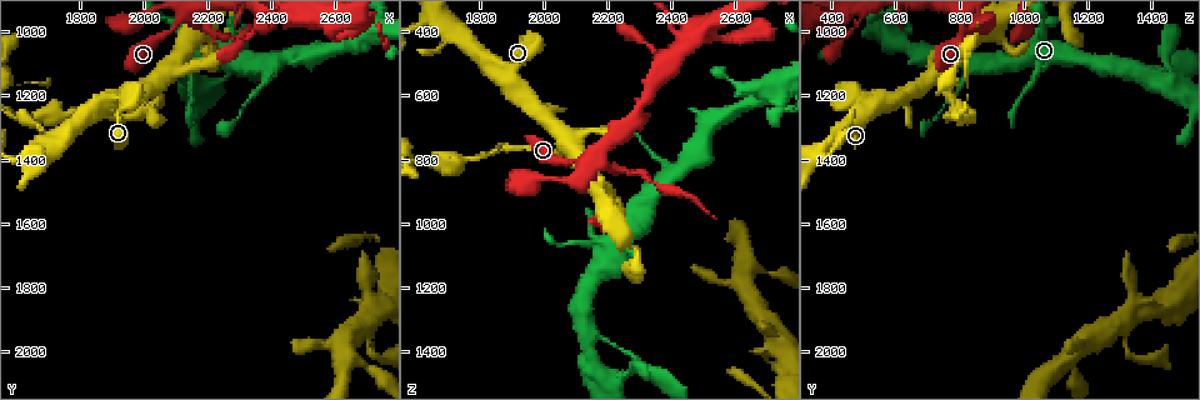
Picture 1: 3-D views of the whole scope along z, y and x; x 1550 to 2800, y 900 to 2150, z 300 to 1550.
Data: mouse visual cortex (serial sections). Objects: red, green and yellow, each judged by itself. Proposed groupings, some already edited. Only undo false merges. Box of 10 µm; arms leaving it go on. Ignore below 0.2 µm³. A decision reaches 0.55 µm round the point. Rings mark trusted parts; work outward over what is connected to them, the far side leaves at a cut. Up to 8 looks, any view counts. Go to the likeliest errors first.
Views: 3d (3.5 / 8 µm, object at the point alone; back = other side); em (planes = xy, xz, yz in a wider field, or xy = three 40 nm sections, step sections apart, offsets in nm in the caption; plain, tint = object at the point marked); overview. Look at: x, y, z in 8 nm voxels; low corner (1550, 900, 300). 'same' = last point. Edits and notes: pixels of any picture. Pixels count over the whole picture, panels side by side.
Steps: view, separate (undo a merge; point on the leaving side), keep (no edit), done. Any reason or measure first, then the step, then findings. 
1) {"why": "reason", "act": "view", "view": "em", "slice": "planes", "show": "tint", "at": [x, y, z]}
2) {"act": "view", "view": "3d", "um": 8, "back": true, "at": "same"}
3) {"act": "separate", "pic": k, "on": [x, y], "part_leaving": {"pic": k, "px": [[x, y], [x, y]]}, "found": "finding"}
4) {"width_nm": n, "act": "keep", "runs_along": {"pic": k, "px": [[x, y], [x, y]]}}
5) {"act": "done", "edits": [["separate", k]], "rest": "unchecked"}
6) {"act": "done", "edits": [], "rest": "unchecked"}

{"why": "four arms meet", "act": "view", "view": "em", "slice": "xy", "step": 2, "show": "tint", "at": [2190, 1170, 1470]}

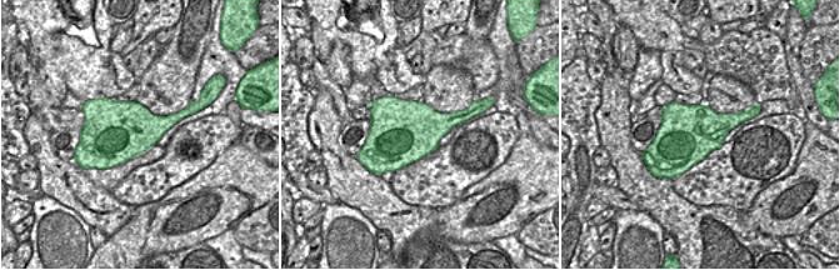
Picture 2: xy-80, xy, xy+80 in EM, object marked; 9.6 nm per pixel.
{"act": "view", "view": "3d", "um": 3.5, "at": "same"}

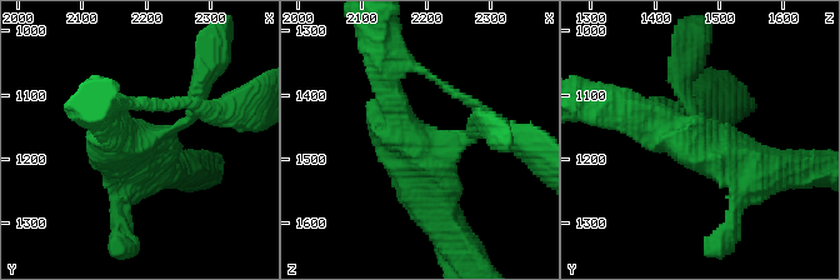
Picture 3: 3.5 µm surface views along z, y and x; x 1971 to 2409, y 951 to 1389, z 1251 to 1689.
{"arms": 4, "arm_widths_nm": [150, 300, 350, 350], "act": "keep", "runs_along": {"pic": 3, "px": [[380, 78], [423, 148], [476, 129]]}, "found": "one cell here"}

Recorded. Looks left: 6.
{"why": "abrupt turn", "act": "view", "view": "3d", "um": 3.5, "at": [1890, 1210, 550]}

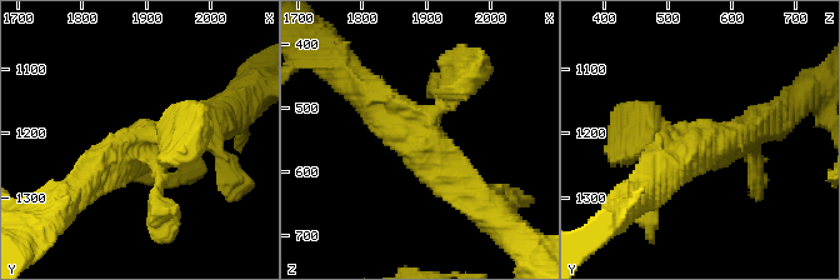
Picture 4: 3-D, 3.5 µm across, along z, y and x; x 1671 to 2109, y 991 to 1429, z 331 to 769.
{"act": "view", "view": "em", "slice": "xy", "step": 3, "show": "tint", "at": [1890, 1220, 550]}

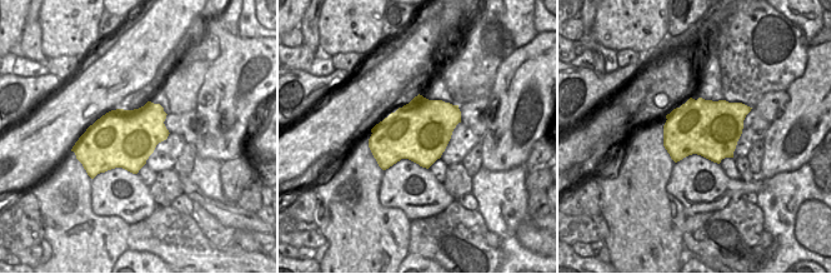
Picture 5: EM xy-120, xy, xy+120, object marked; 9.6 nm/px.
{"act": "keep", "runs_along": {"pic": 4, "px": [[653, 196], [679, 150], [759, 124]]}, "found": "continuous, no second cell"}

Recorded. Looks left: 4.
{"why": "arms part here", "act": "view", "view": "3d", "um": 3.5, "at": [2070, 1130, 730]}

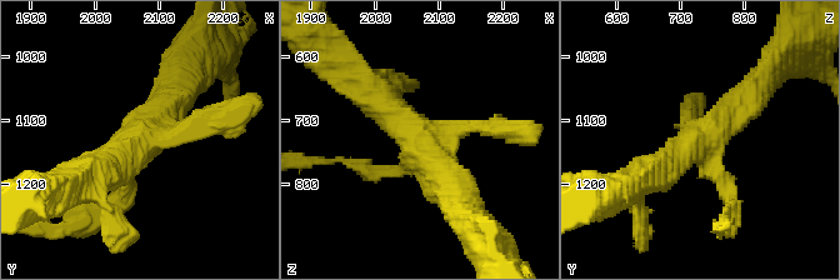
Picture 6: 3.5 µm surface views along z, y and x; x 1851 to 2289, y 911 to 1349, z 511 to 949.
{"why": "shape alone is not enough", "act": "view", "view": "em", "slice": "xy", "step": 1, "show": "tint", "at": [2065, 1135, 725]}

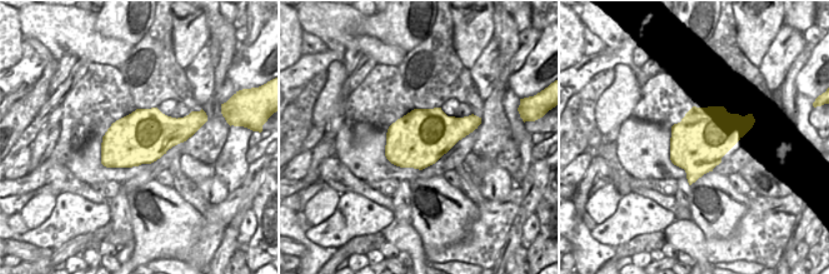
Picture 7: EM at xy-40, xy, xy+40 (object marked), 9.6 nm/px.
{"act": "keep", "runs_along": {"pic": 6, "px": [[361, 80], [419, 138], [454, 189]]}, "found": "continuous, no second cell"}

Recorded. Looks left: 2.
{"act": "done", "edits": [], "rest": "unchecked"}

